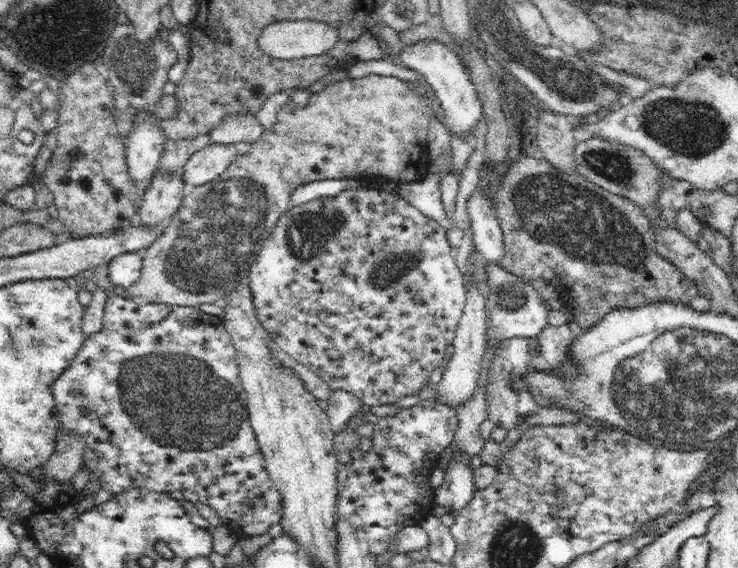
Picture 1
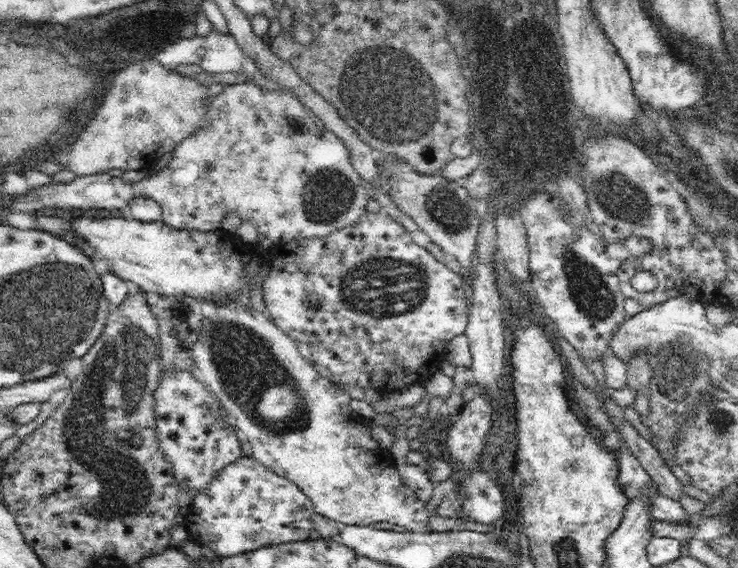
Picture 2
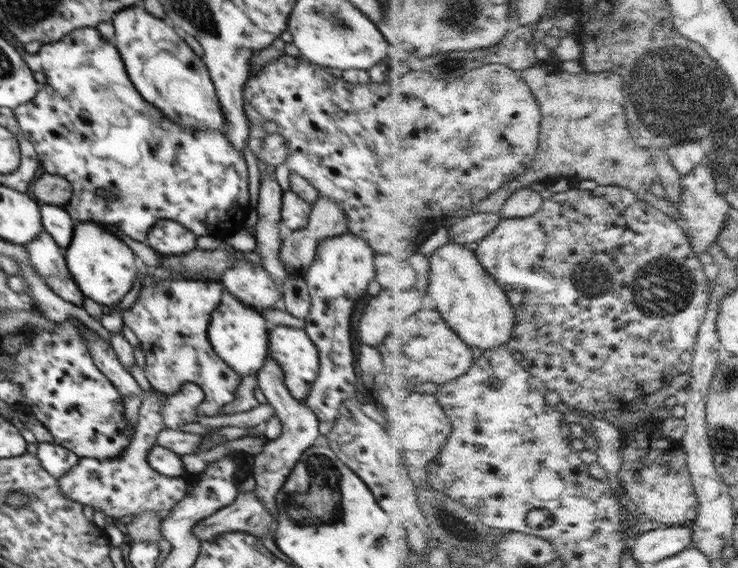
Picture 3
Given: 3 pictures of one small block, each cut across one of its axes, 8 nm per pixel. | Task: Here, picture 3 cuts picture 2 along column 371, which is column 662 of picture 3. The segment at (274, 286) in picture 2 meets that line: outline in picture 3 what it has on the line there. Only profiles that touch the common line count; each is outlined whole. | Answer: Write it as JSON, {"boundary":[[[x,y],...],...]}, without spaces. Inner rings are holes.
{"boundary":[[[612,184],[598,185],[595,190],[580,190],[575,185],[569,192],[554,193],[551,199],[545,201],[540,212],[532,217],[505,218],[493,233],[480,241],[476,251],[484,266],[509,291],[510,298],[518,312],[518,326],[507,346],[522,366],[530,370],[534,376],[540,377],[549,390],[559,393],[562,400],[569,406],[582,409],[584,413],[605,415],[606,410],[610,408],[612,410],[624,408],[626,404],[632,404],[638,398],[646,398],[662,390],[666,385],[673,383],[676,377],[692,373],[701,326],[710,310],[714,283],[706,276],[702,254],[697,252],[692,238],[679,221],[672,218],[670,214],[658,210],[650,202],[646,202],[630,188]]]}

